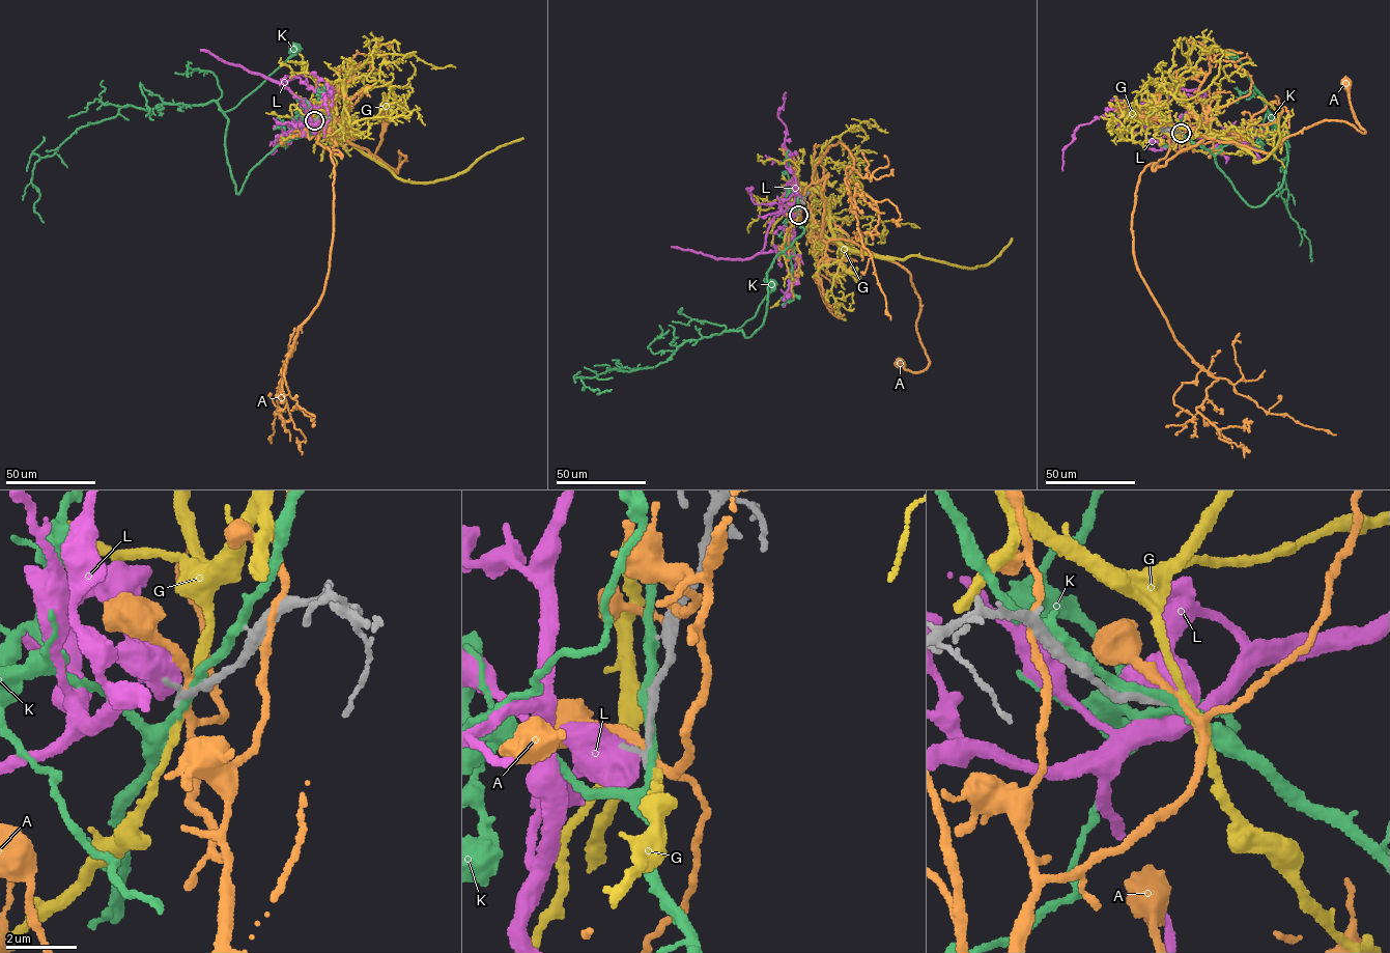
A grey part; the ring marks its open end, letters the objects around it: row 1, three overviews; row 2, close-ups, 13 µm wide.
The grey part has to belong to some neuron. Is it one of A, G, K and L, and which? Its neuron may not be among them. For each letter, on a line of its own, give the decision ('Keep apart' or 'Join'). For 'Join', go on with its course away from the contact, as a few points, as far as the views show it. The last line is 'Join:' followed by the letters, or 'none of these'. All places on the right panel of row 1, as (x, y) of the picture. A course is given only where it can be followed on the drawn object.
A: Keep apart
G: Keep apart
K: Keep apart
L: Keep apart
Join: none of these

